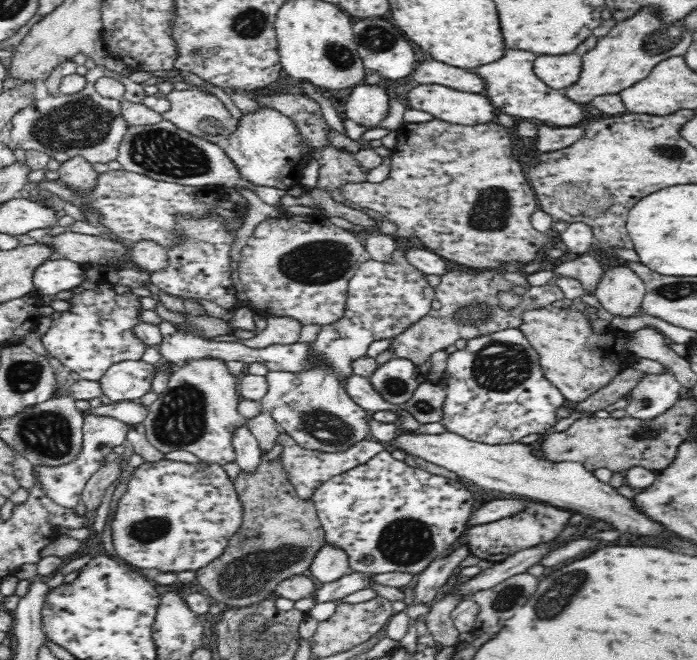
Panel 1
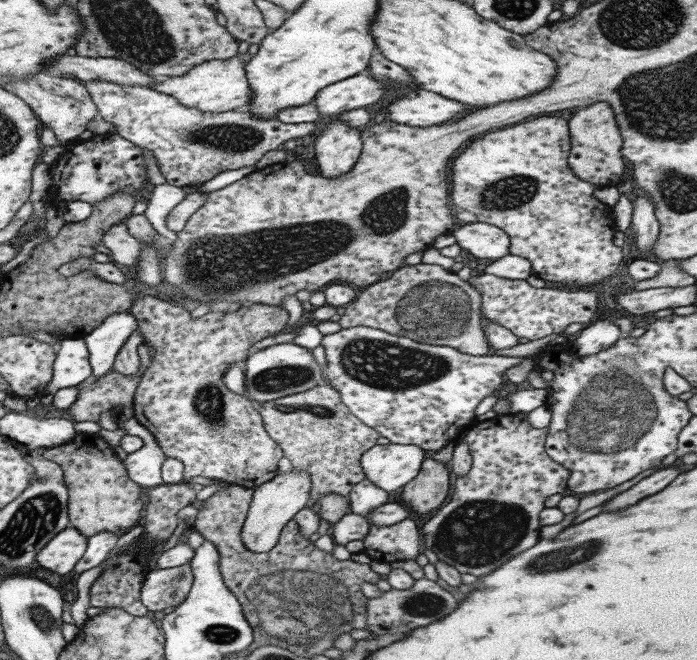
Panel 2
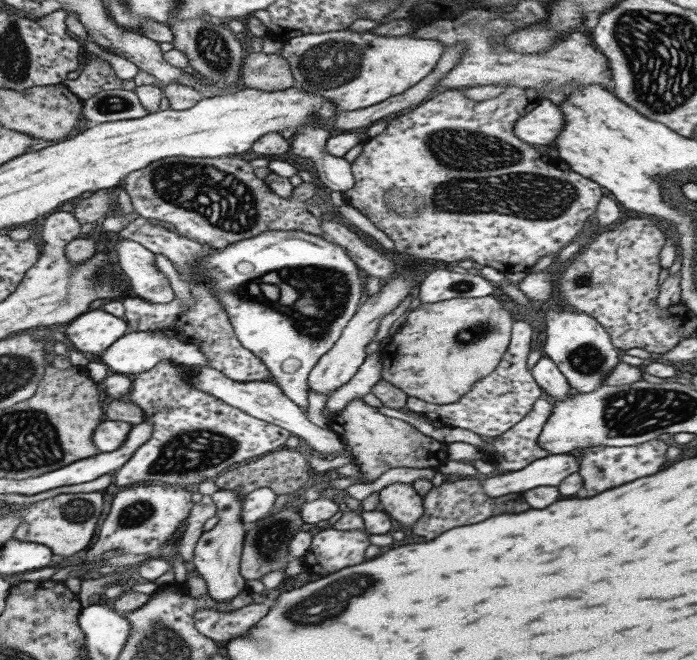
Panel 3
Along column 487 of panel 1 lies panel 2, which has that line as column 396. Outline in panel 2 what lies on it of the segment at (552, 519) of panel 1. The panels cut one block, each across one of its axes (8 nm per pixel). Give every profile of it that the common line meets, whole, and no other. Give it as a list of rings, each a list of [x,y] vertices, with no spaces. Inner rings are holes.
[[[404,520],[392,526],[369,524],[369,527],[363,540],[363,553],[371,560],[415,560],[420,554],[420,532],[414,520]]]

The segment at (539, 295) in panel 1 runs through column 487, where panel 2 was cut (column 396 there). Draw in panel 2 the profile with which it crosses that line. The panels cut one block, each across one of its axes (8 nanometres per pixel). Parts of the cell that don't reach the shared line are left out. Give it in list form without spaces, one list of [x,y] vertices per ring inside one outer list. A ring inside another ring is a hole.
[[[406,264],[390,274],[390,278],[361,290],[340,312],[339,324],[343,329],[376,328],[418,343],[453,347],[471,356],[487,356],[490,352],[480,293],[468,281],[437,264]]]

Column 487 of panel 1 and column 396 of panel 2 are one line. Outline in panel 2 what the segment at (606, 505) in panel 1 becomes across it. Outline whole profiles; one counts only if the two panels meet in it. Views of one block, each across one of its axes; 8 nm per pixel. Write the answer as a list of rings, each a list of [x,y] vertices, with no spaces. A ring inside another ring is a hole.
[[[389,443],[364,452],[361,466],[365,477],[389,493],[418,476],[426,460],[426,450],[418,445]]]

